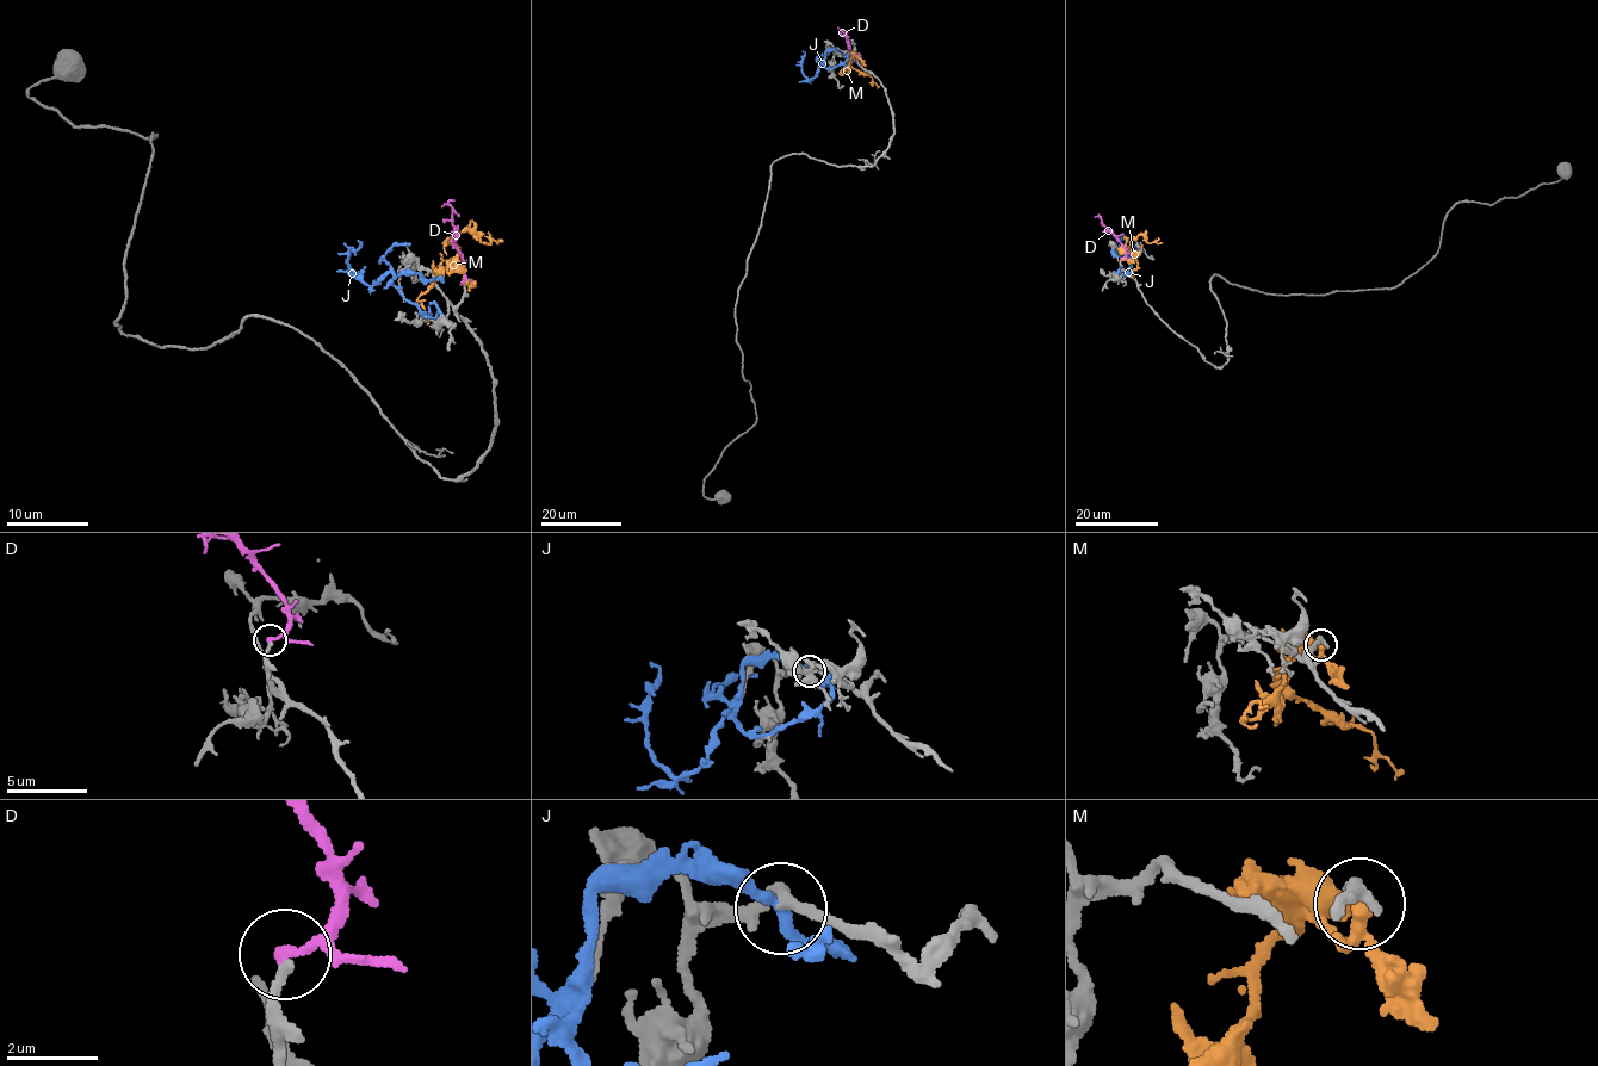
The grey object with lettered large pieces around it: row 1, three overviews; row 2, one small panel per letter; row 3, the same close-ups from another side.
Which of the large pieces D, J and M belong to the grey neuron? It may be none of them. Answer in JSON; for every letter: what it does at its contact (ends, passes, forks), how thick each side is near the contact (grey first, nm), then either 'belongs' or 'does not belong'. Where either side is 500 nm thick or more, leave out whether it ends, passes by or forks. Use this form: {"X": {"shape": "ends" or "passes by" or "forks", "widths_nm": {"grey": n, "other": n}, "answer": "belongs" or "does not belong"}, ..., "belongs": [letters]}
{"D": {"shape": "passes by", "widths_nm": {"grey": 200, "other": 190}, "answer": "does not belong"}, "J": {"shape": "passes by", "widths_nm": {"grey": 240, "other": 260}, "answer": "does not belong"}, "M": {"shape": "forks", "widths_nm": {"grey": 200, "other": 200}, "answer": "belongs"}, "belongs": ["M"]}

